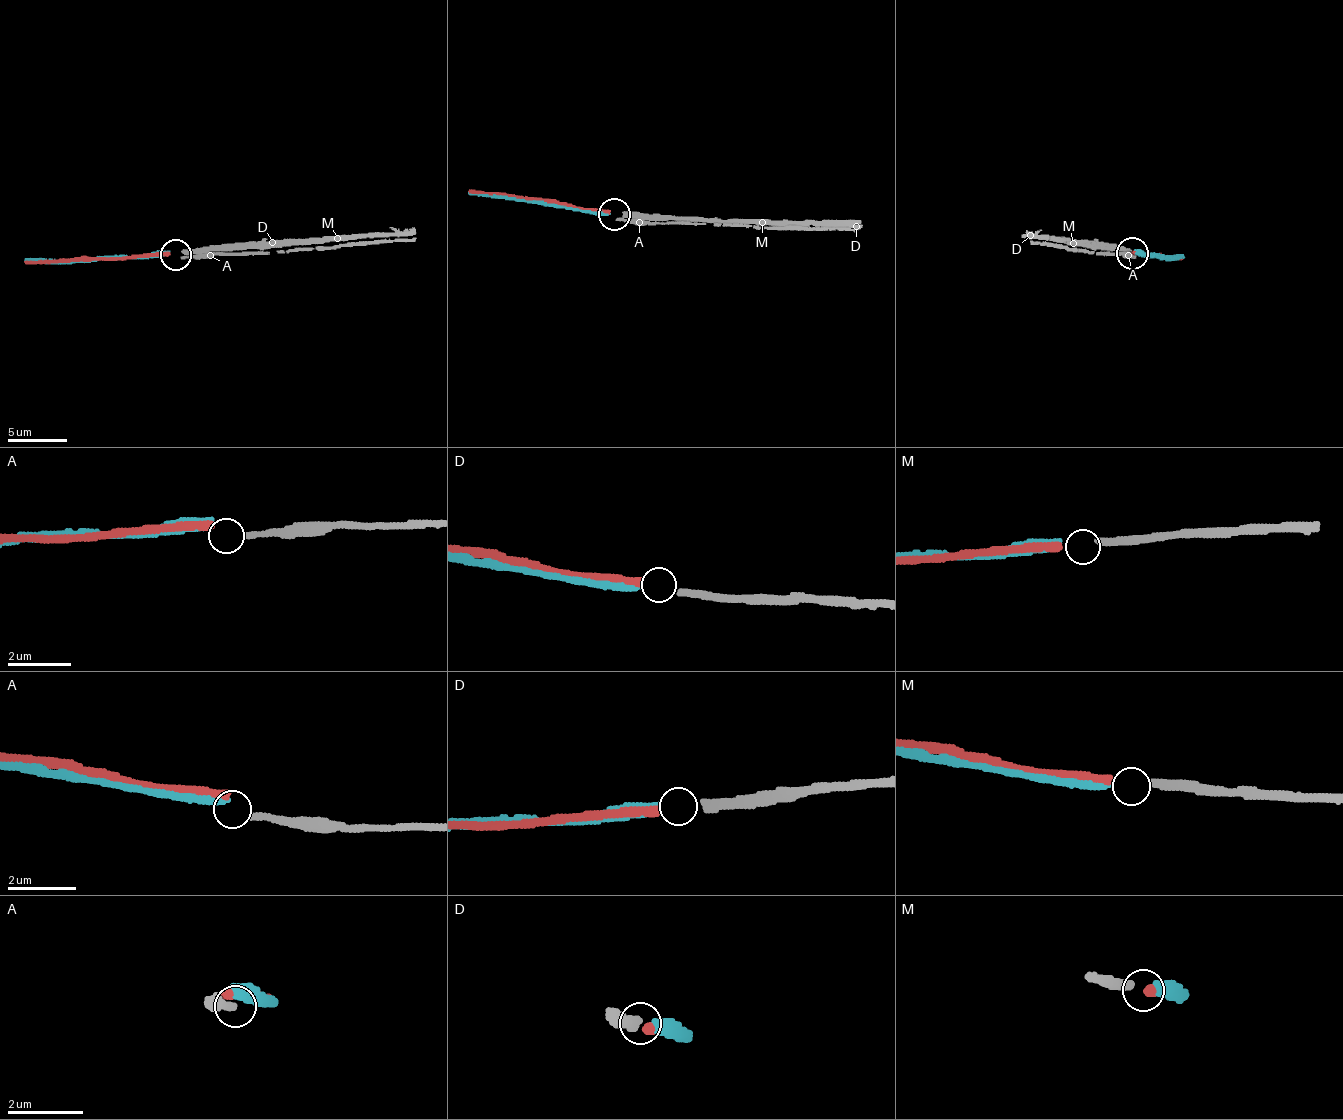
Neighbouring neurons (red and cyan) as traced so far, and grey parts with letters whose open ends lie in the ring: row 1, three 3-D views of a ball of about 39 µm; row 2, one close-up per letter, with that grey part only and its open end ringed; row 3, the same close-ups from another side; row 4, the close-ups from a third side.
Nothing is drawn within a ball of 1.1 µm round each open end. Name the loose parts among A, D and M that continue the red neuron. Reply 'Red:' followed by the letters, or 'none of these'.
Red: M

